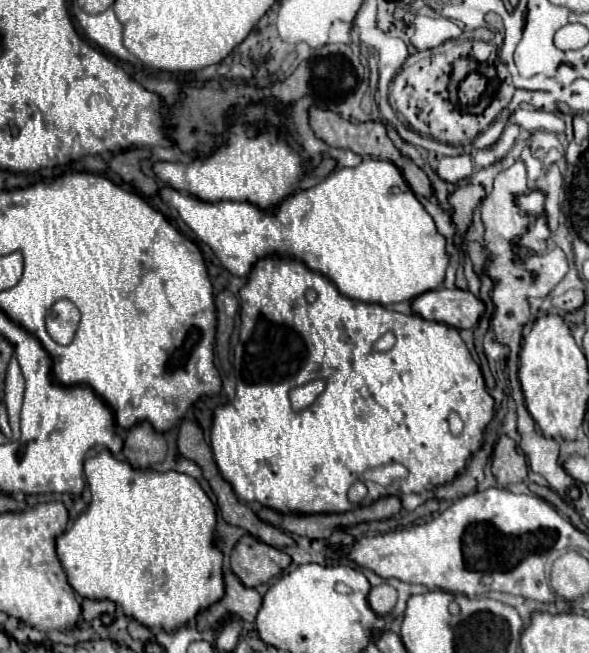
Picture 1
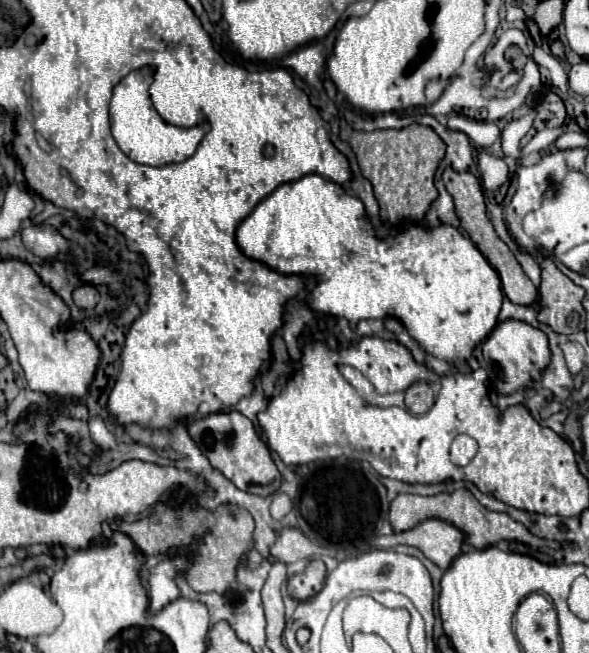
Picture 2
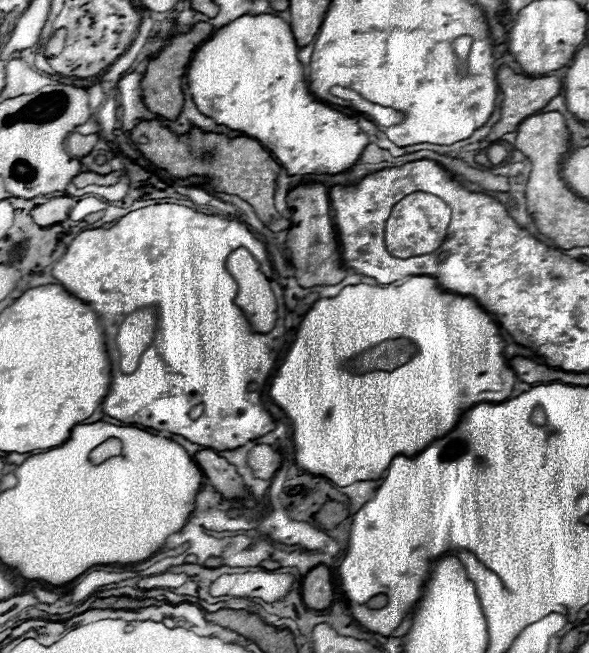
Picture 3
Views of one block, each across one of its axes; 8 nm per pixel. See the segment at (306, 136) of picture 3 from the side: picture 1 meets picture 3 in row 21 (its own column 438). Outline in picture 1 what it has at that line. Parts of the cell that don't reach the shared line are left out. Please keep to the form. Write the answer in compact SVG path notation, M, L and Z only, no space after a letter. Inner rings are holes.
M366 158L354 168L338 168L320 184L288 196L272 210L260 210L250 202L202 202L174 188L162 188L160 200L166 206L176 208L192 232L214 250L222 266L240 278L248 276L254 262L264 256L290 256L330 278L348 298L388 306L414 300L436 288L444 280L448 266L446 240L438 234L434 220L408 188L400 170L386 160ZM392 188L398 188L398 192L392 194Z

